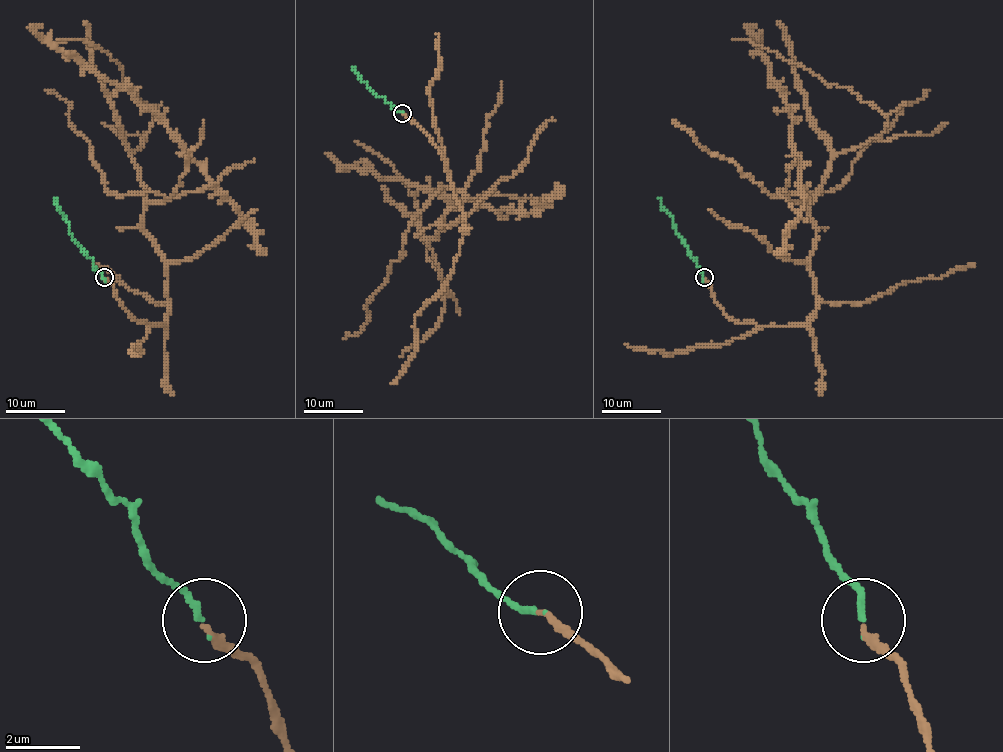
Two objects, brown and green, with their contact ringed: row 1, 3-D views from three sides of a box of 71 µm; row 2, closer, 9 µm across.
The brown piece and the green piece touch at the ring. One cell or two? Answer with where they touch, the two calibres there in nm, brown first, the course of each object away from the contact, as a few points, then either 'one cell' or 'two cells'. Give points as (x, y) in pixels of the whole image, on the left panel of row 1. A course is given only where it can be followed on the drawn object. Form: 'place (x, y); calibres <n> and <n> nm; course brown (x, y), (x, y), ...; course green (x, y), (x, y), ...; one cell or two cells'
place (104, 277); calibres 200 and 160 nm; course brown (104, 278), (135, 321), (164, 324), (165, 258), (143, 228), (132, 154), (153, 116), (101, 48), (56, 40); course green (104, 278), (71, 236), (70, 224), (58, 209), (55, 197); one cell

